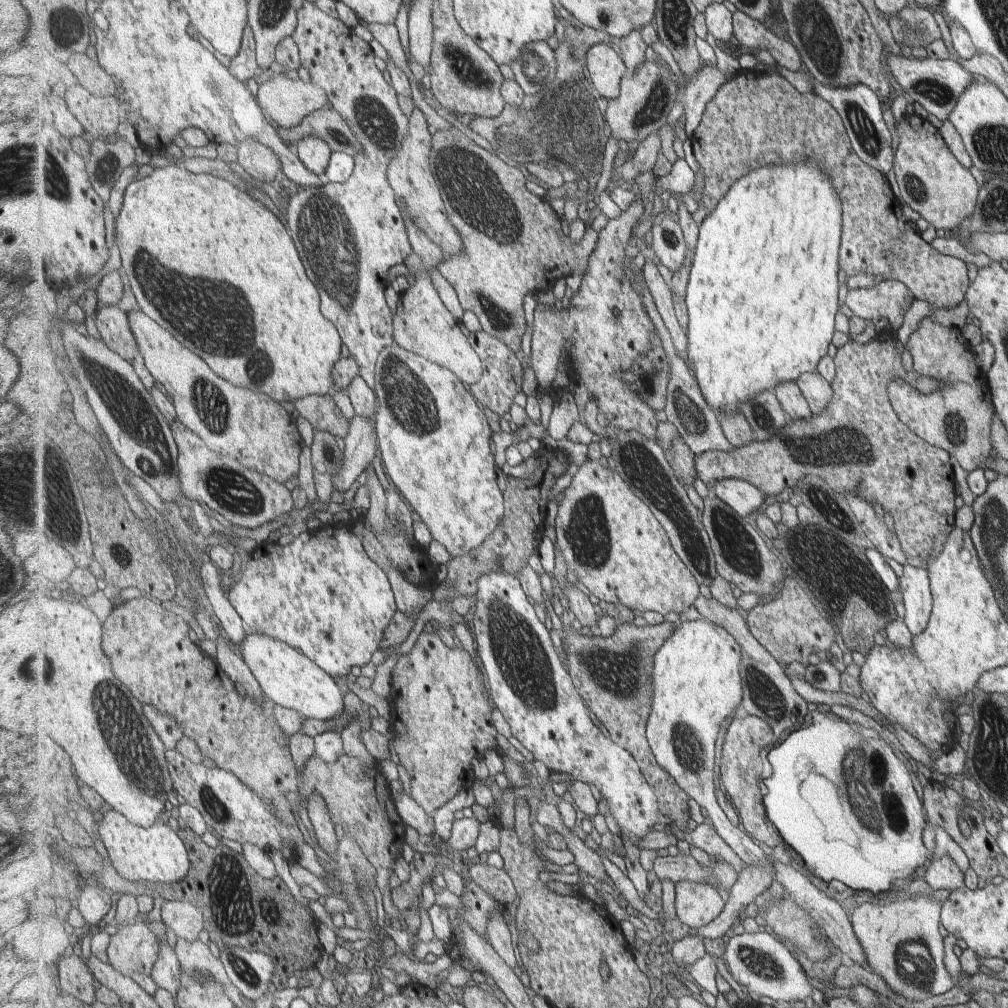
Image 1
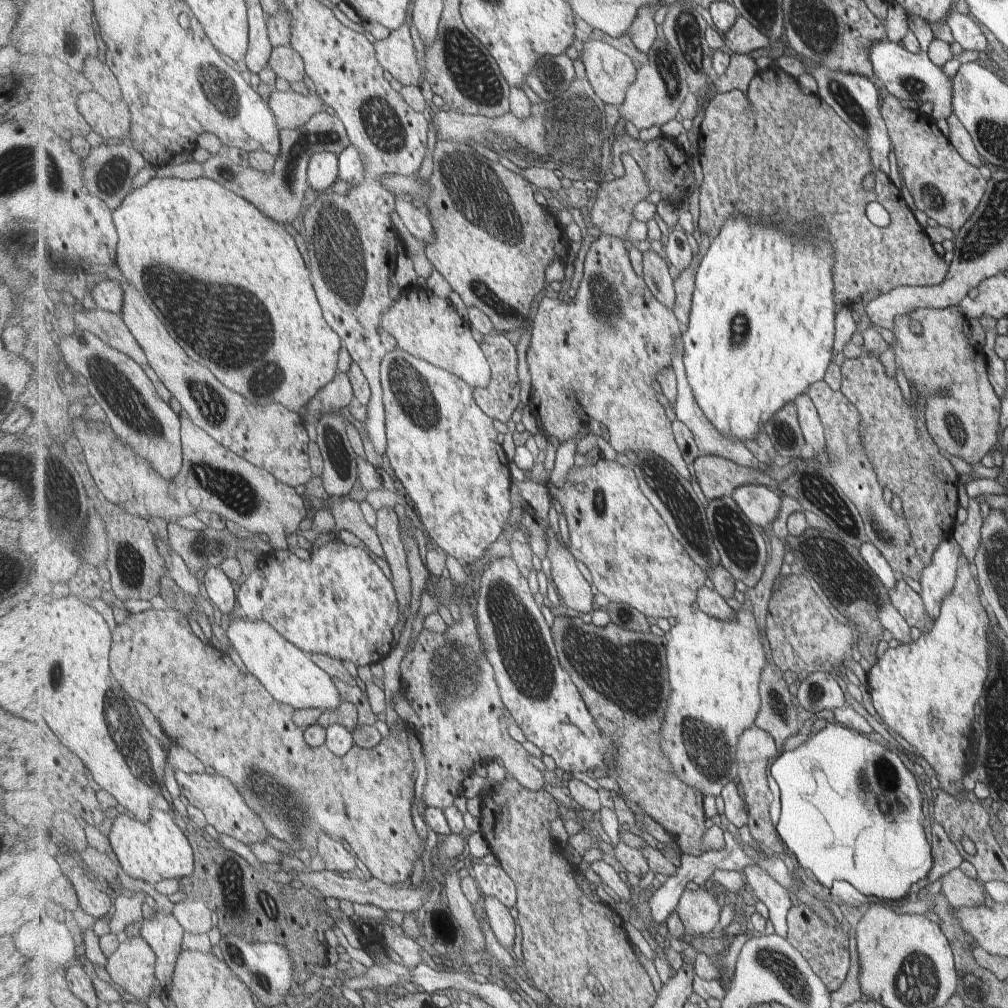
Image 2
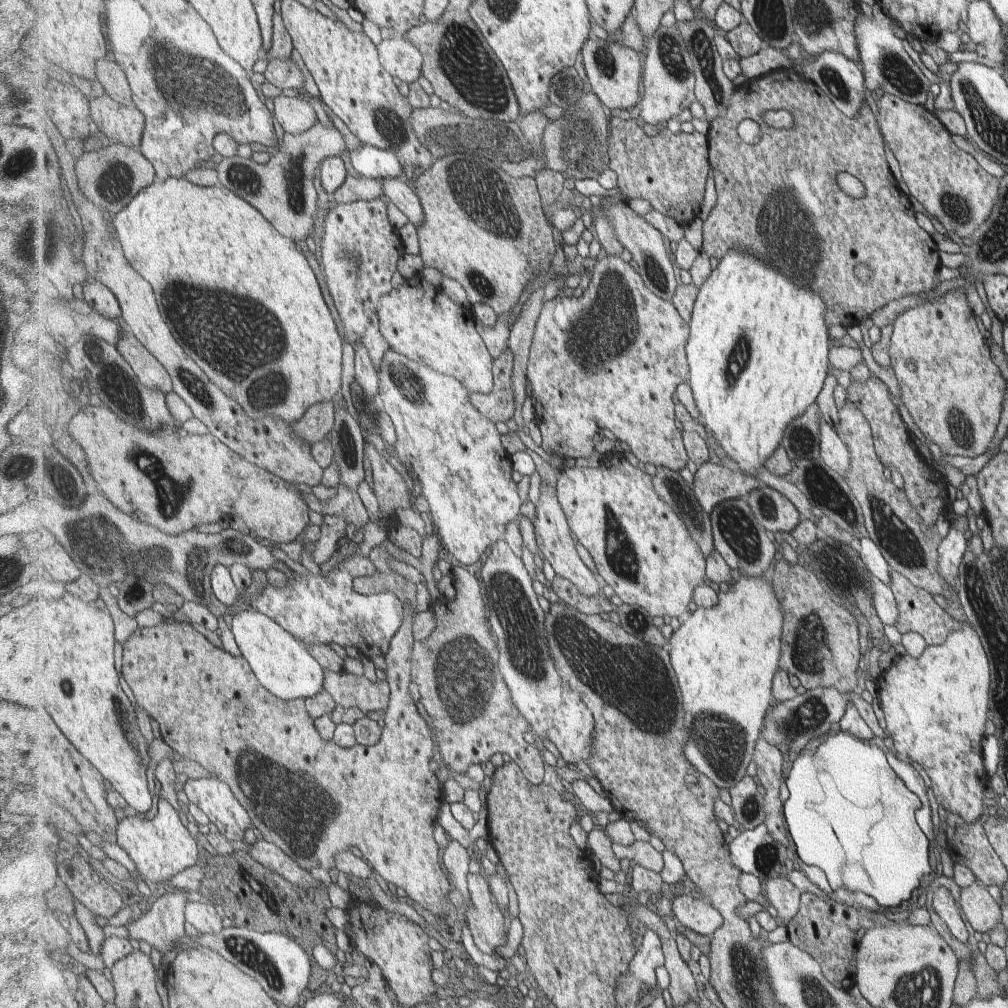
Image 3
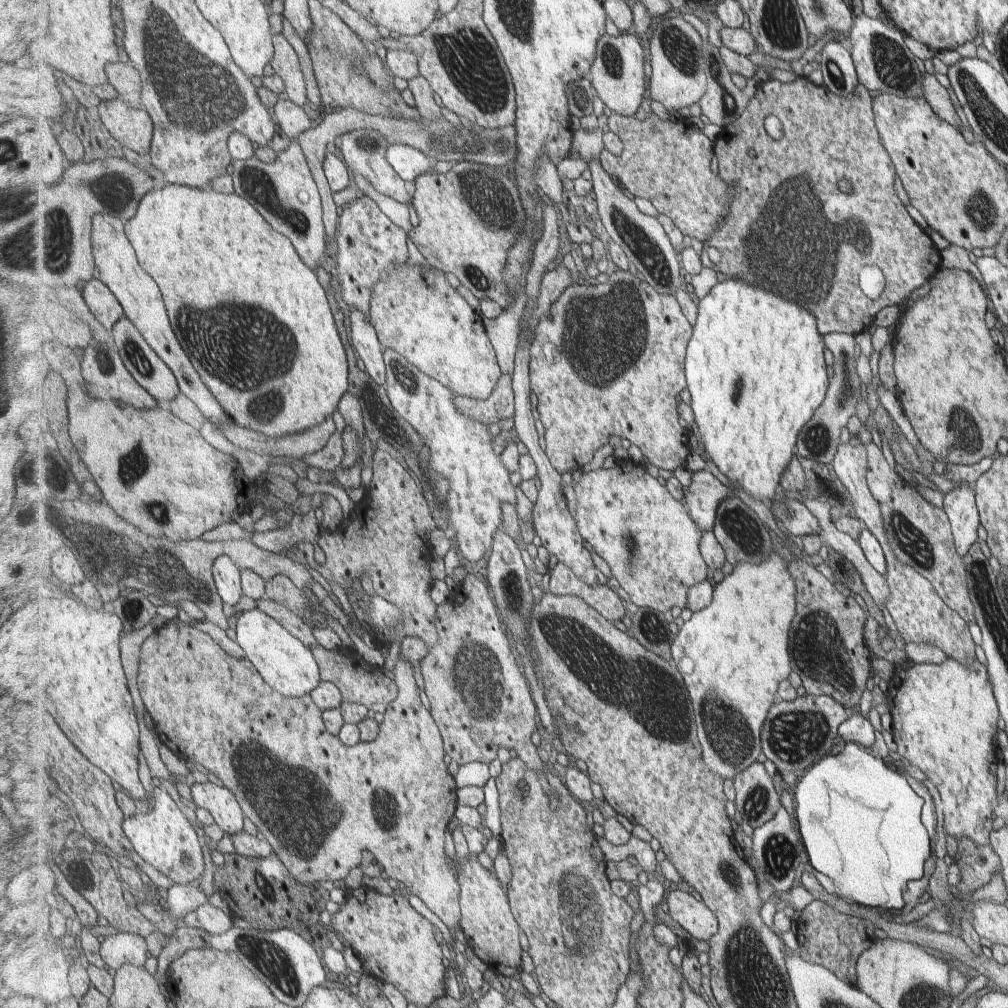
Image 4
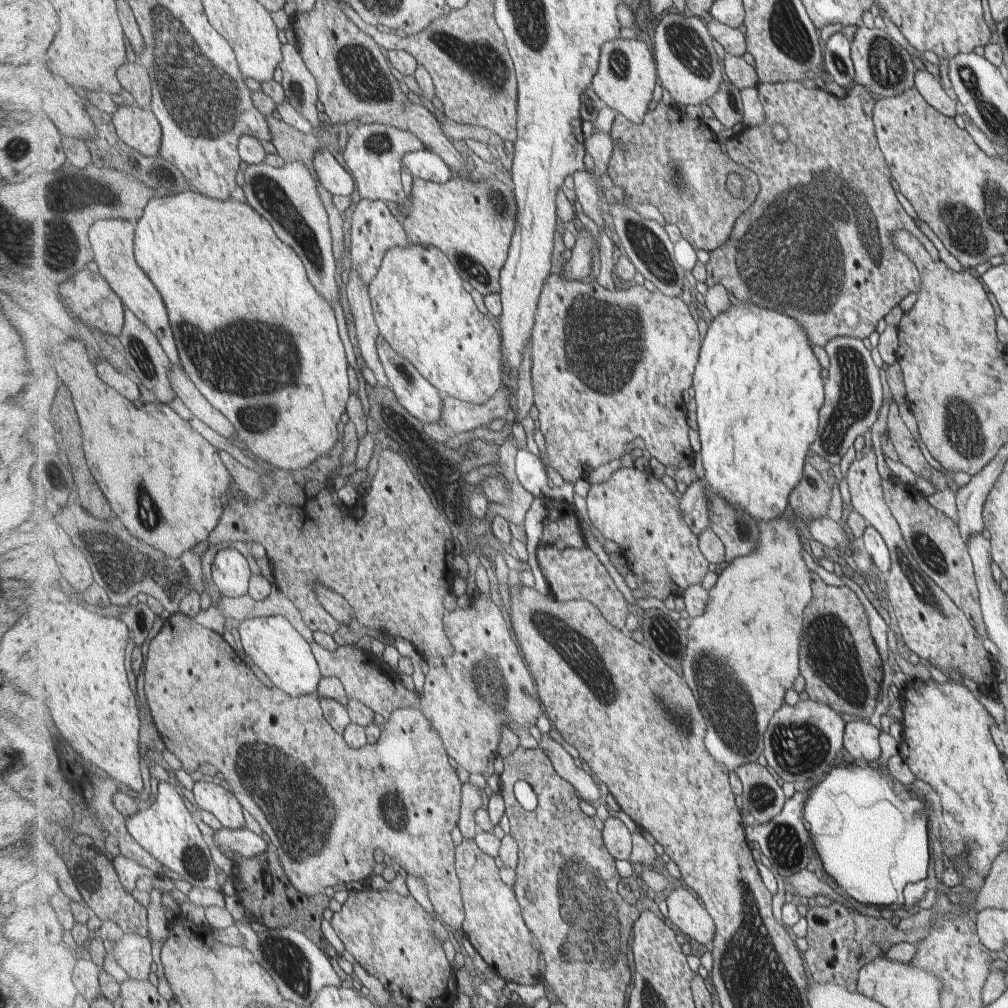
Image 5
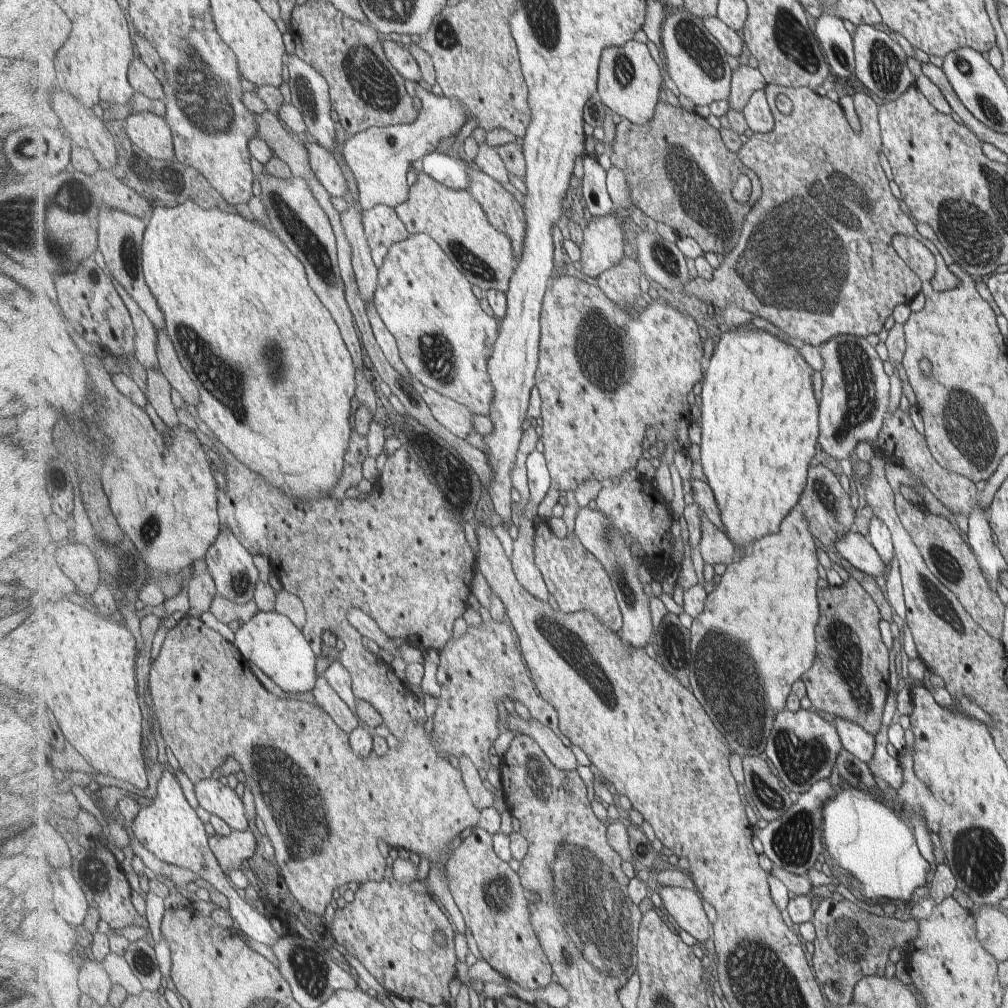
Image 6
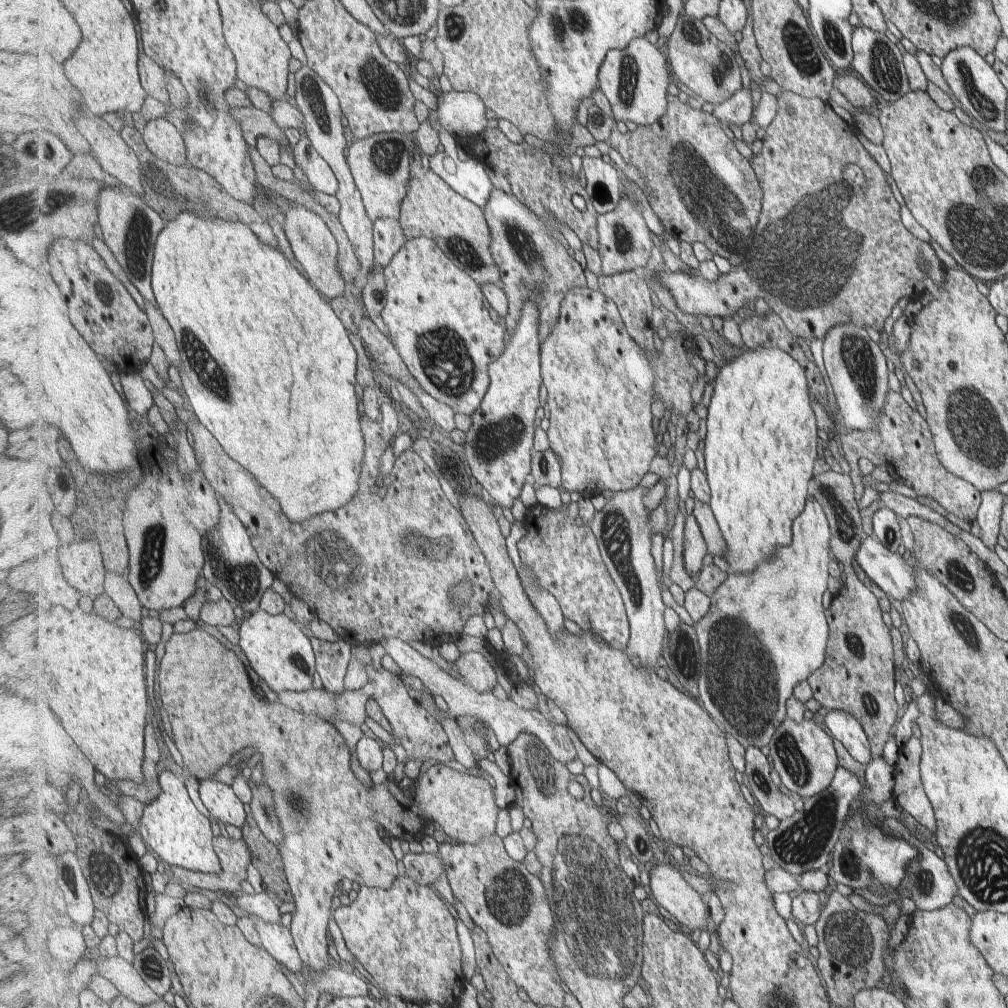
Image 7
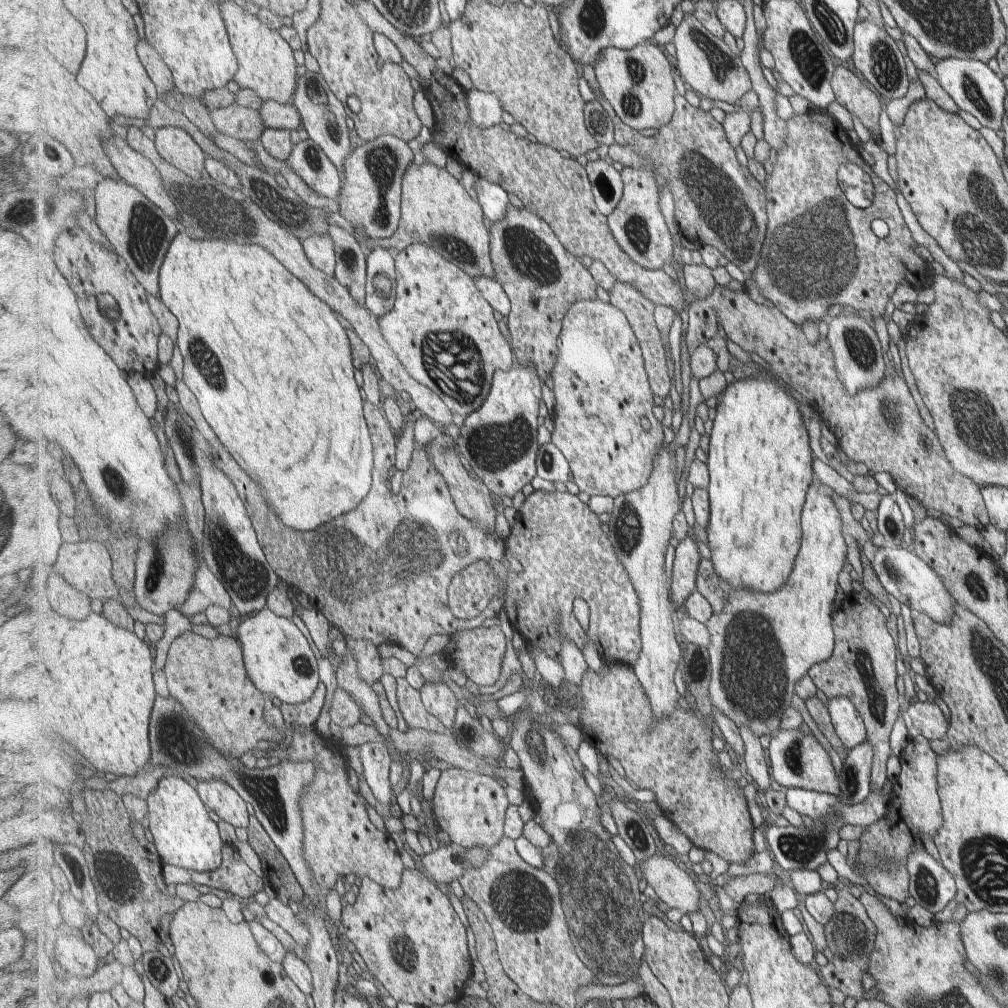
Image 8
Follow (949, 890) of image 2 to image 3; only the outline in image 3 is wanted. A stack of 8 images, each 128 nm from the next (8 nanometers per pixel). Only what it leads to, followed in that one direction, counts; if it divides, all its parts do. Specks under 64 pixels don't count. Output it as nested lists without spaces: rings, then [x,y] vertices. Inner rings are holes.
[[[976,882],[959,889],[959,910],[961,918],[985,938],[998,924],[1002,924],[999,904],[989,896],[983,885]]]

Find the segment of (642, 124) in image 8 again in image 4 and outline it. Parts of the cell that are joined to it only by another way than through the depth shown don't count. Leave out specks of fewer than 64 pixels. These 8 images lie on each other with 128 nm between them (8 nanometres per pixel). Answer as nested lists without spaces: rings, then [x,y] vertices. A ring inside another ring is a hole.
[[[633,32],[602,36],[598,42],[595,64],[590,70],[592,84],[600,99],[615,113],[631,118],[641,108],[643,98],[649,94],[647,80],[645,82],[645,50],[638,37]]]

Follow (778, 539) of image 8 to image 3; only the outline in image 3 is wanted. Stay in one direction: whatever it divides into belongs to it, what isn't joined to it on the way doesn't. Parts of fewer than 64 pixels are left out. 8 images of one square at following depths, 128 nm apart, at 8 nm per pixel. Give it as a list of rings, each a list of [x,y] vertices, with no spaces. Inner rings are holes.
[[[731,248],[723,256],[723,260],[718,261],[717,267],[712,270],[700,288],[690,322],[690,340],[686,346],[689,365],[688,385],[692,389],[694,402],[699,411],[699,422],[705,429],[709,428],[709,432],[713,433],[715,440],[723,448],[723,452],[734,463],[734,467],[745,474],[751,474],[754,477],[759,474],[759,470],[771,460],[775,450],[779,450],[779,446],[782,446],[787,429],[799,416],[803,416],[807,410],[815,405],[817,396],[821,394],[821,390],[825,386],[825,378],[827,378],[831,367],[829,350],[832,349],[833,345],[830,327],[827,326],[826,312],[827,303],[821,298],[820,294],[803,288],[801,284],[795,284],[791,278],[787,278],[783,272],[775,270],[771,264],[763,262],[761,258],[757,258],[751,252],[741,252],[739,248]]]

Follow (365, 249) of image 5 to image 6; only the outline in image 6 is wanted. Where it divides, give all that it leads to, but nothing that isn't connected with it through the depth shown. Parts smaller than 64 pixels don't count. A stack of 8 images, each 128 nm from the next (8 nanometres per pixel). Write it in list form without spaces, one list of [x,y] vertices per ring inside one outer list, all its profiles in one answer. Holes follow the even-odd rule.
[[[375,206],[375,210],[363,211],[363,226],[371,246],[371,254],[380,269],[390,250],[410,237],[410,230],[401,222],[390,206]]]

